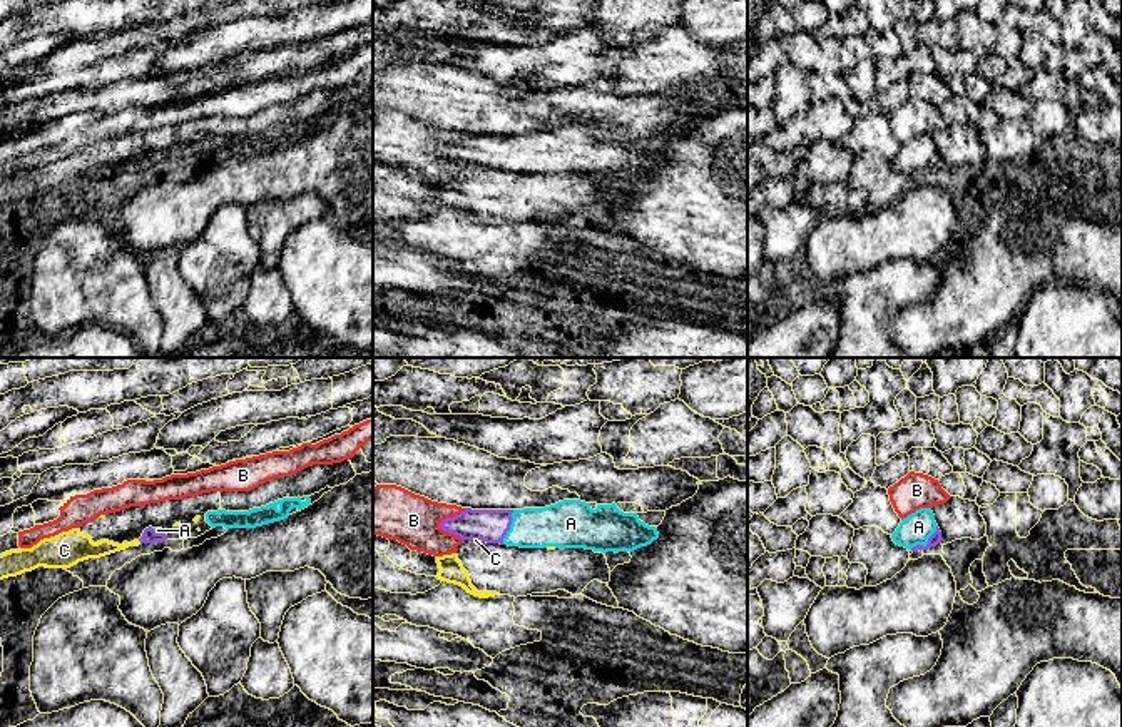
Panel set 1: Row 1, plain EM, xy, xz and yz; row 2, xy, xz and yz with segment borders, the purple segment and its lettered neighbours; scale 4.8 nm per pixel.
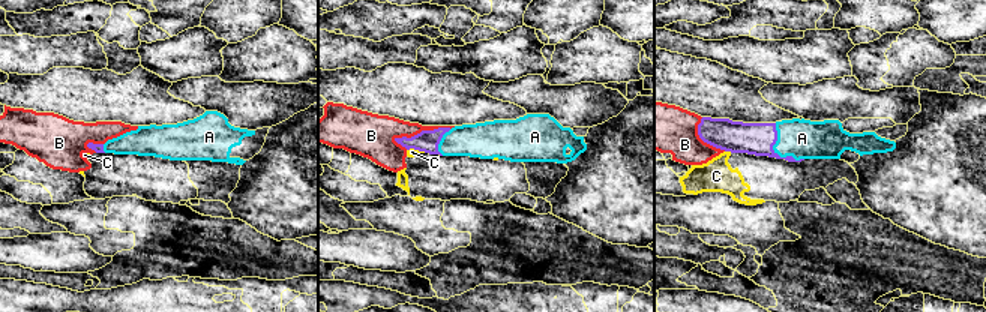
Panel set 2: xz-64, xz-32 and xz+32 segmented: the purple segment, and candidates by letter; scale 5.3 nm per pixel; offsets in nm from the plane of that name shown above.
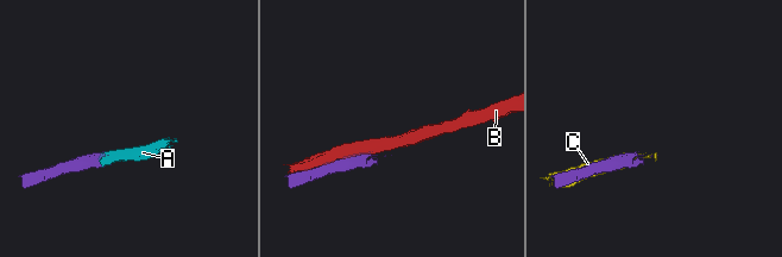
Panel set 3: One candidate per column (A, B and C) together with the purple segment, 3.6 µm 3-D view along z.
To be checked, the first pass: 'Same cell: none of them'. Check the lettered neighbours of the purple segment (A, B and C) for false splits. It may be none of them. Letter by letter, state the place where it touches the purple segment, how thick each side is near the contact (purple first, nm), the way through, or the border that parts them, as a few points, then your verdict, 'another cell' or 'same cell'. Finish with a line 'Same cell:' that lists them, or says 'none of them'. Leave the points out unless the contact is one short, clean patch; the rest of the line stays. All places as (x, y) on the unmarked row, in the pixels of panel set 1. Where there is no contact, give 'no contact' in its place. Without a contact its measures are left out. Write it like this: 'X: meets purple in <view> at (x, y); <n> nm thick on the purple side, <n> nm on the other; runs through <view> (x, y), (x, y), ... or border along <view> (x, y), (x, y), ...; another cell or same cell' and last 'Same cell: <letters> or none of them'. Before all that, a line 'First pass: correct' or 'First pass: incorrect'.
First pass: incorrect
A: meets purple in yz at (928, 167); 60 nm thick on the purple side, 150 nm on the other; runs through yz (935, 164), (928, 167), (918, 152); same cell
B: meets purple in xz at (450, 144); 160 nm thick on the purple side, 240 nm on the other; another cell
C: meets purple in xy at (139, 166); 70 nm thick on the purple side, 80 nm on the other; another cell
Same cell: A

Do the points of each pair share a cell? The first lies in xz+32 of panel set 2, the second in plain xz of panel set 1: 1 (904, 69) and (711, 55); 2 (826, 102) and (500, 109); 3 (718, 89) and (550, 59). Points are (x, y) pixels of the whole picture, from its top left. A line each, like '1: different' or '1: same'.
1: same
2: different
3: different

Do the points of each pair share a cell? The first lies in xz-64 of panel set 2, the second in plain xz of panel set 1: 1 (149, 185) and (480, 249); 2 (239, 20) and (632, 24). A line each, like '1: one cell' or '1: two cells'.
1: two cells
2: one cell

